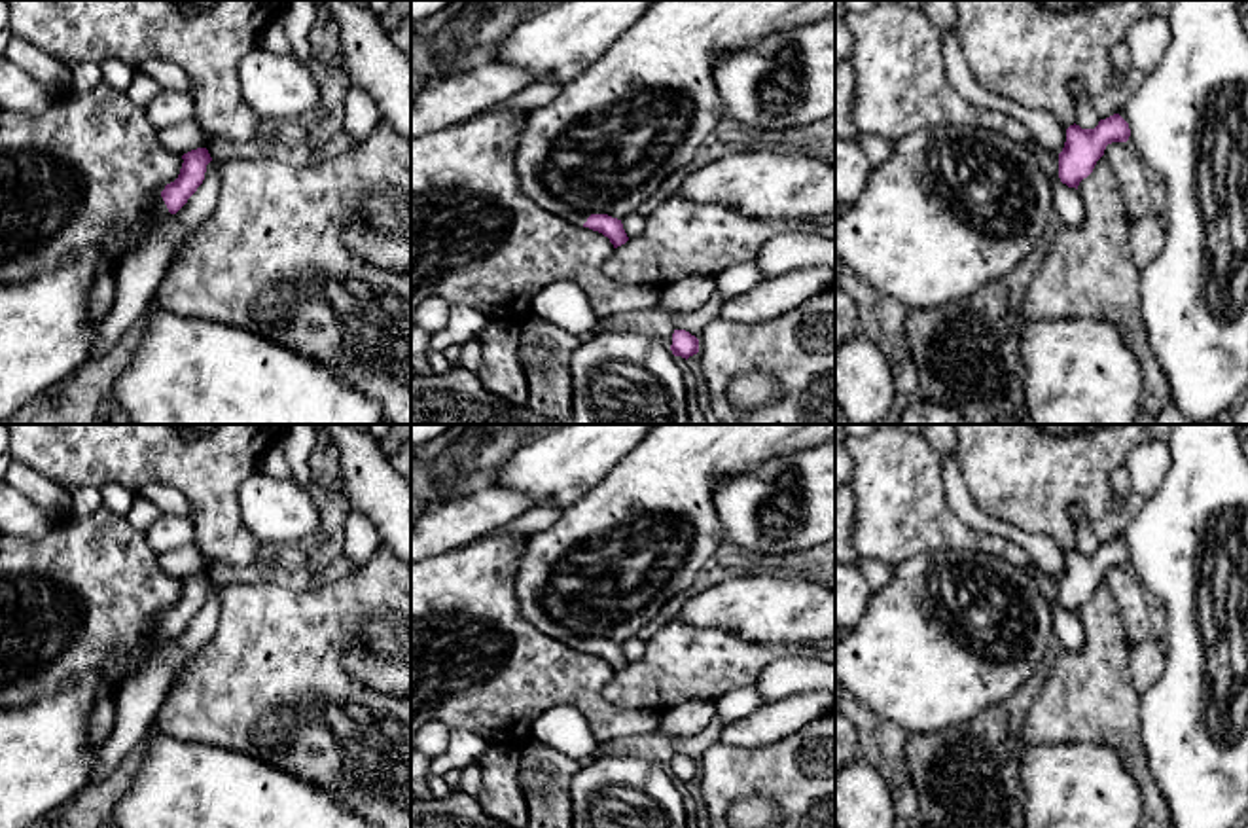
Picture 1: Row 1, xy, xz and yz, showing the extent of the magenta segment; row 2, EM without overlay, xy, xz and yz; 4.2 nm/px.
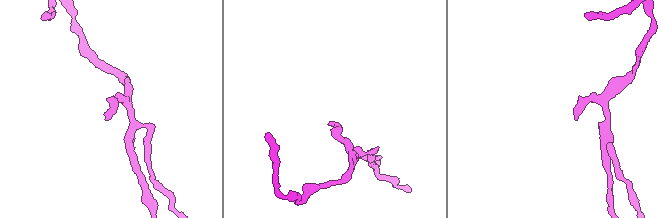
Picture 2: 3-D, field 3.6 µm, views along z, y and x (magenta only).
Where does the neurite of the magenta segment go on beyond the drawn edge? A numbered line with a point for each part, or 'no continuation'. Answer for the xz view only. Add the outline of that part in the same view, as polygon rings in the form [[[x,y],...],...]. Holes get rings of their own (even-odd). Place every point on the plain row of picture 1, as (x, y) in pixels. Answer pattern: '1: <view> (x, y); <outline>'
1: xz (608, 565); [[[653,424],[614,468],[547,529],[526,538],[515,597],[525,620],[574,650],[591,639],[623,644],[684,593],[723,544],[714,493],[720,479],[795,449],[835,440],[835,424]]]

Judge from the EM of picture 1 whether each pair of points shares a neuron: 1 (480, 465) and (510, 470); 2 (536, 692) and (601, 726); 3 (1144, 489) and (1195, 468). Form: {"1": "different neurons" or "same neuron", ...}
{"1": "different neurons", "2": "same neuron", "3": "different neurons"}

